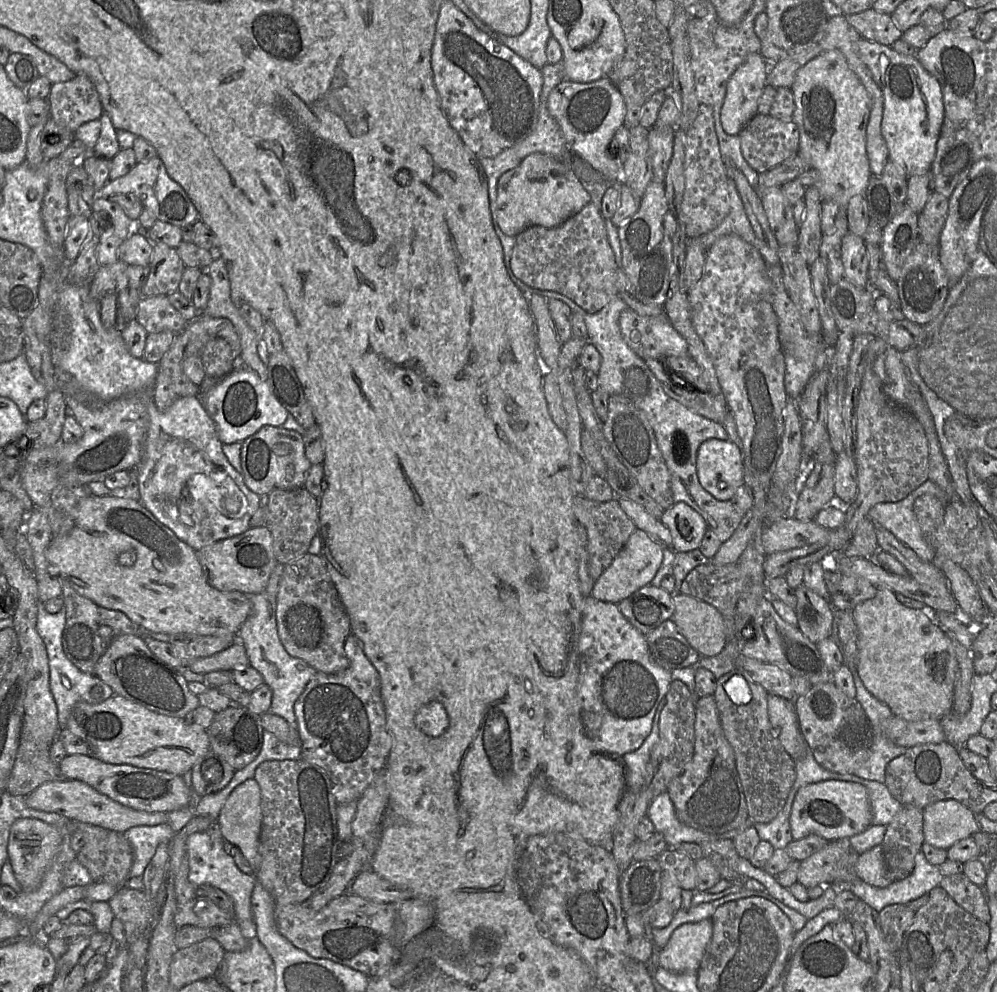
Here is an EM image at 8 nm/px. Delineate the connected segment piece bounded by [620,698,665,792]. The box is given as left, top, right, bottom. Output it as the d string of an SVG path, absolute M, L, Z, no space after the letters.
M663 698L653 718L651 732L643 744L637 750L623 755L623 759L620 760L628 783L627 792L638 792L647 785L648 763L651 750L659 738L659 717L664 705Z

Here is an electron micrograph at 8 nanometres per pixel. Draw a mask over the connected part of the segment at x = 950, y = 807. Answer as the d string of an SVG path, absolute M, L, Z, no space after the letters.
M956 800L934 802L923 810L924 844L947 850L979 831L976 815Z

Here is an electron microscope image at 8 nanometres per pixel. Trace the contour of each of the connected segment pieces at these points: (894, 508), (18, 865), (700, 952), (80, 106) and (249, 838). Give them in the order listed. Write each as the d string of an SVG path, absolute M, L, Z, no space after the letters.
M929 478L906 498L896 503L878 503L868 511L868 517L892 533L926 562L934 560L934 551L923 539L923 531L913 512L914 501L923 494L946 499L945 493Z
M19 818L10 827L8 859L22 891L35 890L41 883L47 869L64 841L64 835L54 825L36 818Z
M712 919L677 927L667 944L658 951L658 965L671 973L697 973L712 936Z
M76 74L69 81L52 84L48 101L50 118L73 133L84 123L99 119L104 113L98 92L85 74Z
M254 779L246 780L231 792L217 818L217 823L221 828L223 839L237 846L251 868L257 873L262 861L258 850L262 825L262 809L260 788Z

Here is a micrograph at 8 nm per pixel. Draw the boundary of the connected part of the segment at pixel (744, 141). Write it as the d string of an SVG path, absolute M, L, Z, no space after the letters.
M756 114L739 136L743 157L759 174L799 153L799 130L793 121Z

